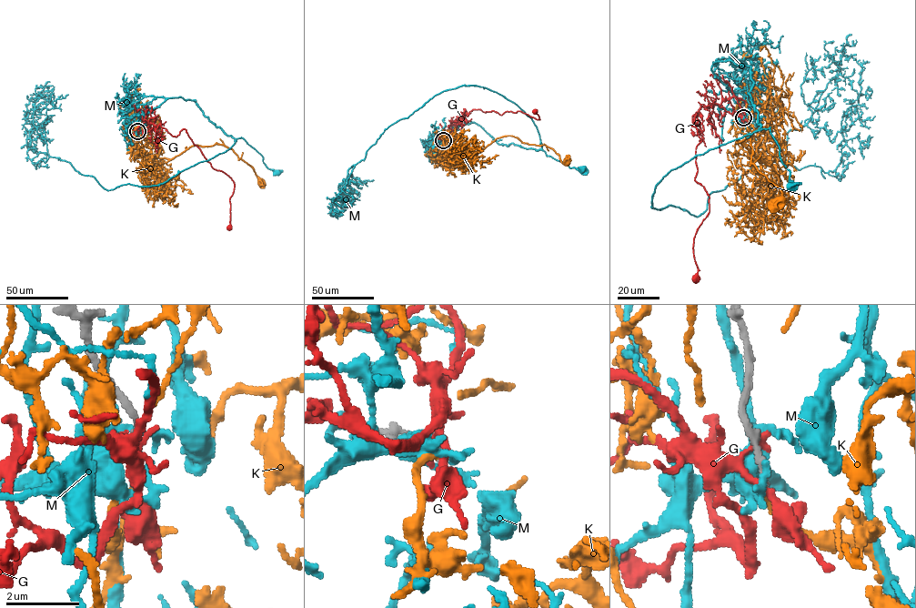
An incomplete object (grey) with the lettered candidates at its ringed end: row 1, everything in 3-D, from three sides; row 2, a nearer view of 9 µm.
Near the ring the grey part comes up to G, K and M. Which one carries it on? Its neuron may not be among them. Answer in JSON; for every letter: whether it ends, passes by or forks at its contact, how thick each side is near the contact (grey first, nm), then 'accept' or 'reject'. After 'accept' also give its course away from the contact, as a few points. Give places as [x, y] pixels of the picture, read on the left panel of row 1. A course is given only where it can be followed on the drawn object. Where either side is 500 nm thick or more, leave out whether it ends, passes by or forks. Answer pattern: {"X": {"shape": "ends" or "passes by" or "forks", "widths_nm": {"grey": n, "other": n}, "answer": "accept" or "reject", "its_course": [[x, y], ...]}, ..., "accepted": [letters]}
{"G": {"shape": "forks", "widths_nm": {"grey": 220, "other": 180}, "answer": "reject"}, "K": {"shape": "ends", "widths_nm": {"grey": 200, "other": 160}, "answer": "accept", "its_course": [[137, 131], [134, 138], [137, 148], [159, 157], [172, 159], [196, 145], [222, 144], [253, 168], [260, 181]]}, "M": {"shape": "ends", "widths_nm": {"grey": 240, "other": 240}, "answer": "reject"}, "accepted": ["K"]}

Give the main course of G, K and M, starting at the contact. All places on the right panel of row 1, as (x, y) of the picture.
G: (743, 116), (729, 100), (692, 116), (701, 140), (695, 180), (709, 197), (693, 240), (696, 278)
K: (744, 117), (764, 133), (764, 152), (770, 163), (736, 142), (750, 141), (751, 162), (780, 191), (780, 200)
M: (743, 116), (733, 92), (711, 70), (716, 62), (750, 67), (749, 95), (759, 129), (770, 129), (791, 187)

